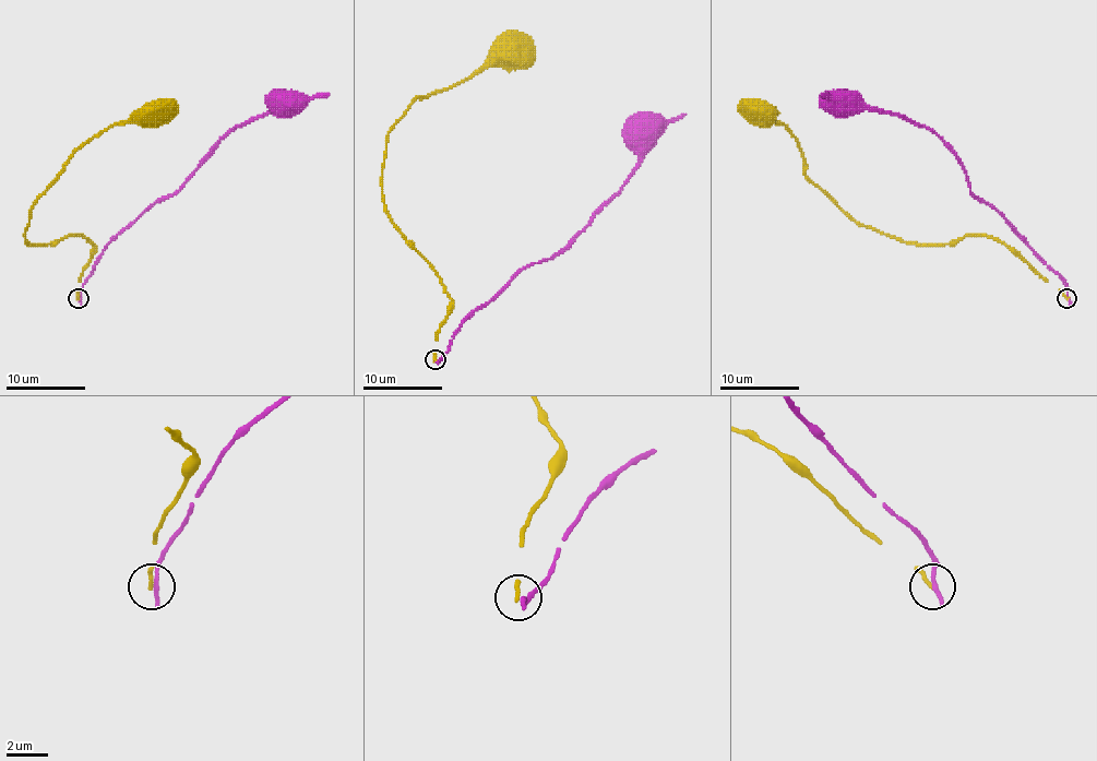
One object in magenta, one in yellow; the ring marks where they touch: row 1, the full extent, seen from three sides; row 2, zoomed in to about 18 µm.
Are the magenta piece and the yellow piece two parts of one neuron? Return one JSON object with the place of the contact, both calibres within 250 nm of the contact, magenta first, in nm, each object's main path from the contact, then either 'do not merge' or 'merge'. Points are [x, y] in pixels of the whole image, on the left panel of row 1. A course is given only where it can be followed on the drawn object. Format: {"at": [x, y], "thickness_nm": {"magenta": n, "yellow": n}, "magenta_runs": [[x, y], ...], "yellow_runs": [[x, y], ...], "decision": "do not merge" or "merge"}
{"at": [79, 298], "thickness_nm": {"magenta": 280, "yellow": 200}, "magenta_runs": [[79, 297], [103, 250], [148, 207], [178, 190], [202, 158], [231, 129], [281, 105]], "yellow_runs": [[79, 297], [79, 277], [95, 248], [83, 236], [30, 244], [30, 212], [95, 137], [154, 115]], "decision": "do not merge"}

